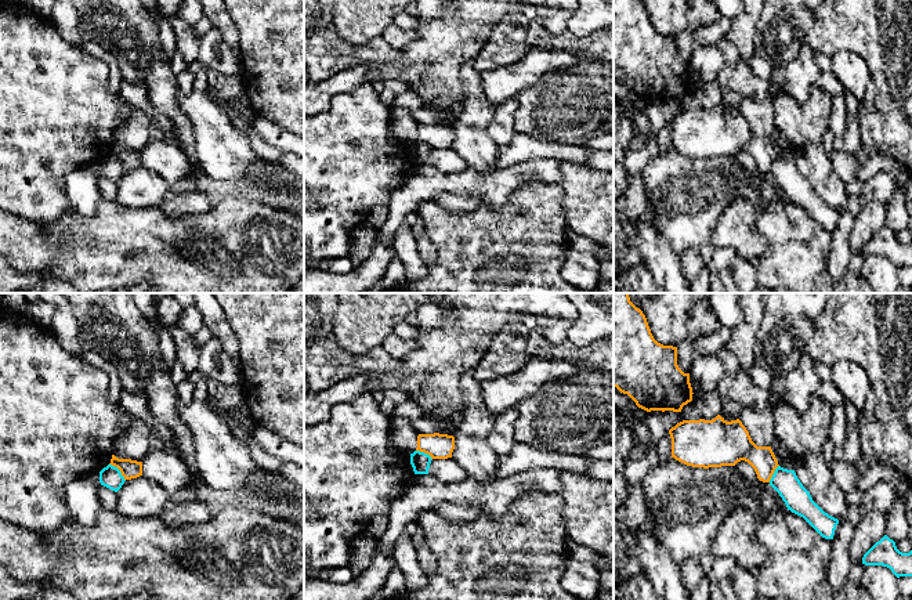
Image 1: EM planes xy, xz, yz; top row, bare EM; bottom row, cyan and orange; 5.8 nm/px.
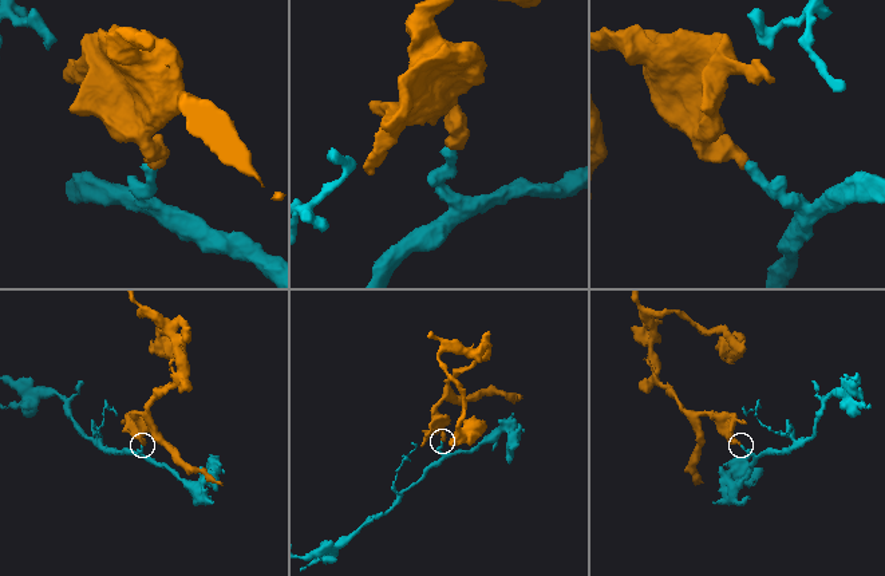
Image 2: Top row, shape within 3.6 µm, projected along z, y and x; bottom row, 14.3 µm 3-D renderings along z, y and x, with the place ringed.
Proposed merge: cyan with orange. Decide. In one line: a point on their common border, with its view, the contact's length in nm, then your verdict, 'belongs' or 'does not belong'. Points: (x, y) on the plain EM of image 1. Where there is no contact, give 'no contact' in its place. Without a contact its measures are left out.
xy (119, 161) | 140 nm | does not belong

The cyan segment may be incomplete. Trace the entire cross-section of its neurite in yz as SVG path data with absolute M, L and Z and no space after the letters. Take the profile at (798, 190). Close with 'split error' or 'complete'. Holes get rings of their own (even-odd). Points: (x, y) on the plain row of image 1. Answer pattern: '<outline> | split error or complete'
M778 156L770 176L779 184L788 200L803 207L822 228L833 229L839 210L825 203L803 177L795 160Z | complete

